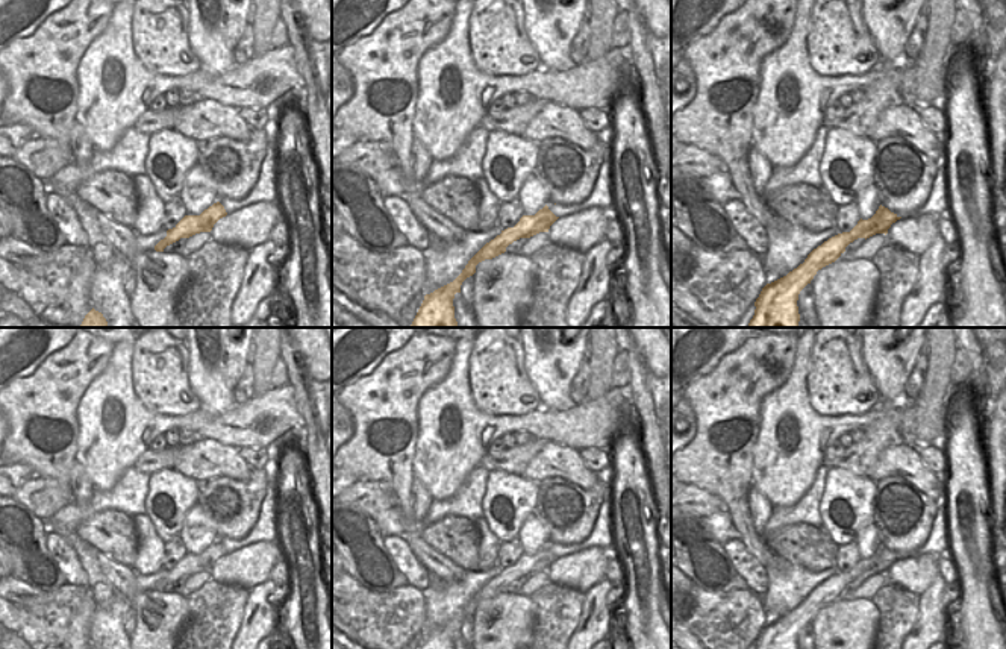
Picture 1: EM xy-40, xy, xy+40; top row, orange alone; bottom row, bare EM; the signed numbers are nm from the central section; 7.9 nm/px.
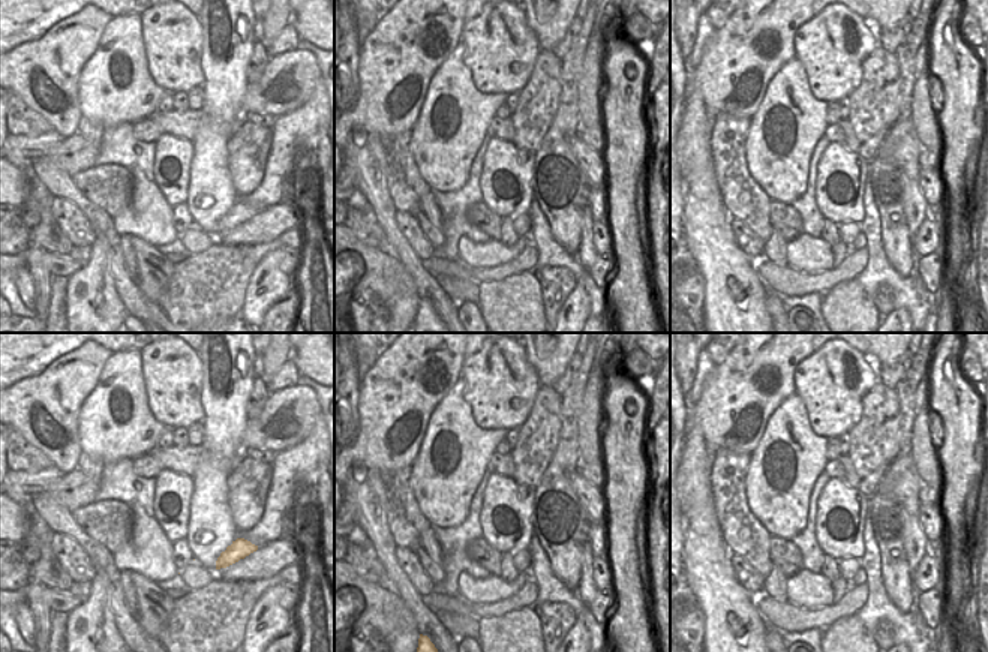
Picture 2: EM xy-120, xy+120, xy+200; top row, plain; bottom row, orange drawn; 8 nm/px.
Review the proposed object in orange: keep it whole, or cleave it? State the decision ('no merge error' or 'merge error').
no merge error

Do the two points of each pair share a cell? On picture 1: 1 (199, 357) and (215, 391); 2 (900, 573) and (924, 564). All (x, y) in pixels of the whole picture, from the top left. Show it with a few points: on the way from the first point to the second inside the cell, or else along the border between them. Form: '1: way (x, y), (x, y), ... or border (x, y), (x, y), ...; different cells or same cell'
1: way (208, 366), (212, 370), (214, 382); same cell
2: way (906, 573), (918, 570); same cell

